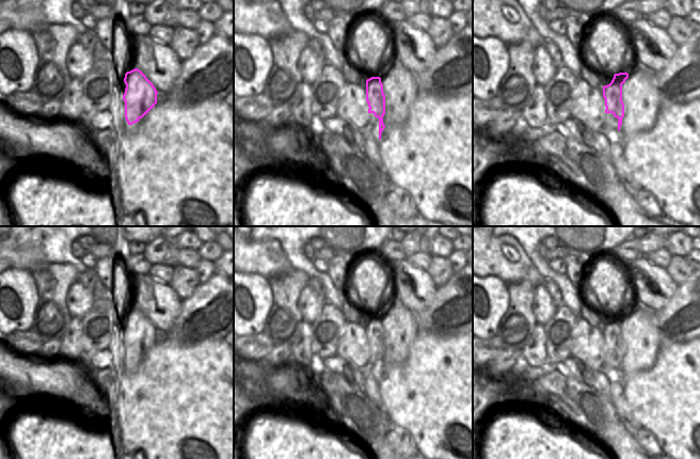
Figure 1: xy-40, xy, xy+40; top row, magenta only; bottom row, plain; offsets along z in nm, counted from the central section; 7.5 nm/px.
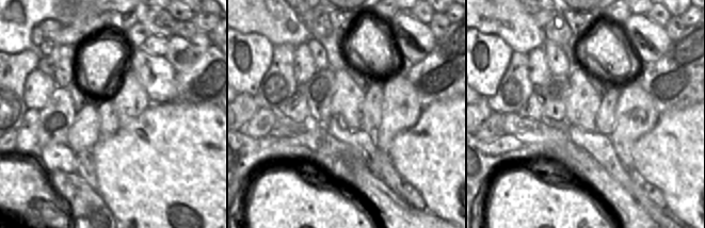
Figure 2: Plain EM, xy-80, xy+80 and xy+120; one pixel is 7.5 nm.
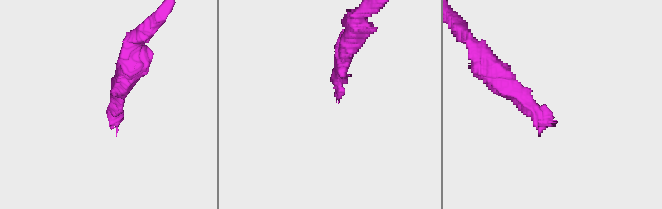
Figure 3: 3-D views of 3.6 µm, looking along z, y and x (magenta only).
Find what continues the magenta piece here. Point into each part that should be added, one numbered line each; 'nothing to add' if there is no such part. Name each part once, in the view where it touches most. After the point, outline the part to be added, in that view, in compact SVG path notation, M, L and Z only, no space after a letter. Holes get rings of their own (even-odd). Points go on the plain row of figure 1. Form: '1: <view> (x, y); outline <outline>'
1: xy+40 (639, 354); outline M629 317L622 323L622 341L624 343L624 355L620 366L620 377L624 380L649 369L655 362L656 355L663 343L663 334L658 330L650 341L642 339L638 332L641 326L629 323Z

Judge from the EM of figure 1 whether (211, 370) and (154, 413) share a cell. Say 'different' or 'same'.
same

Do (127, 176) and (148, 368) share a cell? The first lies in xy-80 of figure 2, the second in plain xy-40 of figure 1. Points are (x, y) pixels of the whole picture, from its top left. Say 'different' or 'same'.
same

